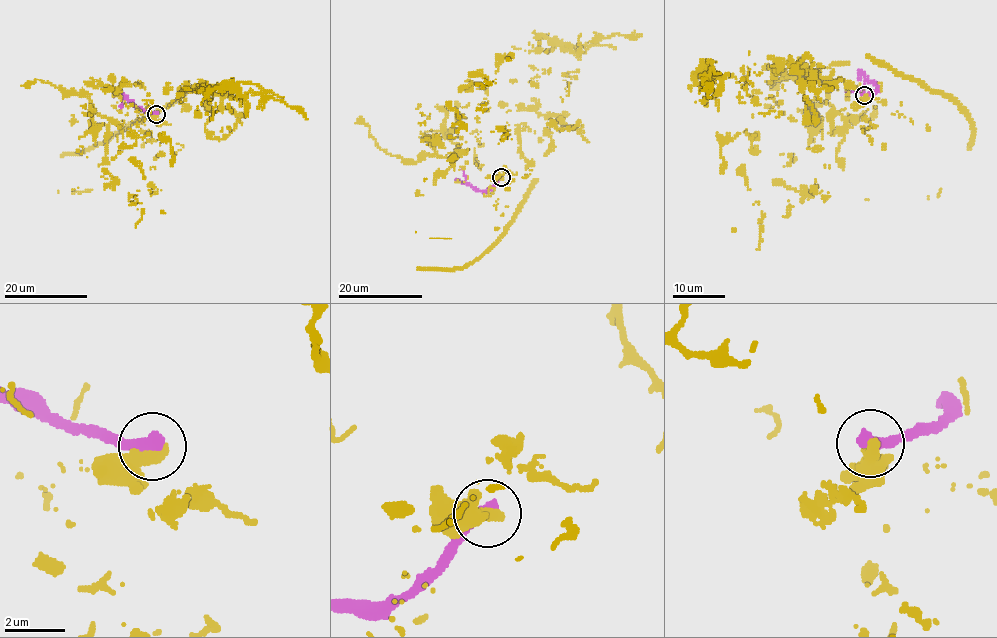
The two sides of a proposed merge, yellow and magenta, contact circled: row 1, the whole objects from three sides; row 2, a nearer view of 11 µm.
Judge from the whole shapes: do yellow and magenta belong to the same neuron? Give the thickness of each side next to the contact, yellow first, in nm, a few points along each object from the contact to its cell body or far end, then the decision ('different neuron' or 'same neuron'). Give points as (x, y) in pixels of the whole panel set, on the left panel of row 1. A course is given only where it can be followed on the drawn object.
480 nm thick on the yellow side, 440 nm on the other; yellow runs (156, 114), (117, 123), (137, 111), (138, 126), (152, 101), (131, 147), (150, 191), (129, 200), (160, 152); magenta runs (156, 114), (125, 99), (120, 105); different neuron

